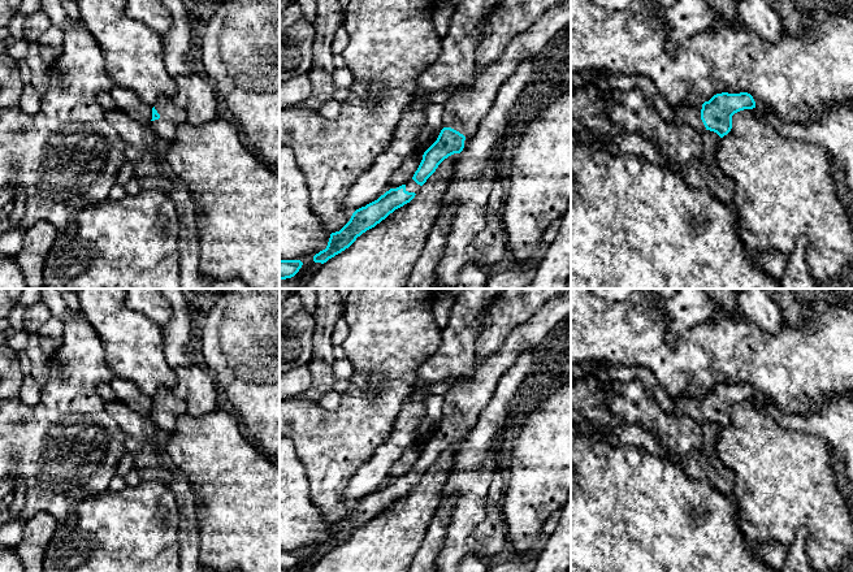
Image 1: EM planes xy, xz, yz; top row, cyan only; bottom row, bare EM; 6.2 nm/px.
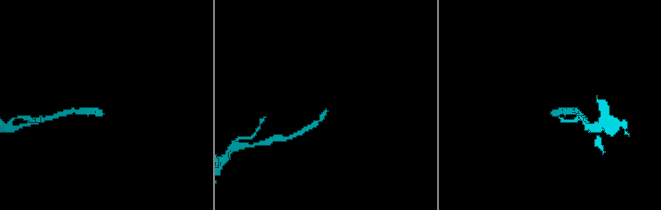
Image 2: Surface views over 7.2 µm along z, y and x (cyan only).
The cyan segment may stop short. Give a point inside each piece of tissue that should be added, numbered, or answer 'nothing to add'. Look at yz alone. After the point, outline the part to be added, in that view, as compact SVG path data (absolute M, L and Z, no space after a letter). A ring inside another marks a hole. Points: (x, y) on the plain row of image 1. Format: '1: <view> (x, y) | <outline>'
1: yz (691, 406) | M680 396L674 403L674 416L689 416L703 425L706 419L701 411L702 396Z

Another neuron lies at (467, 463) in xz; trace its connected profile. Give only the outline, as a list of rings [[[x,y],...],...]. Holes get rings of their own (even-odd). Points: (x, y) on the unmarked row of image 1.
[[[534,350],[527,351],[503,373],[493,398],[479,417],[467,425],[464,439],[454,459],[454,471],[449,474],[443,495],[455,495],[455,506],[446,526],[445,543],[436,559],[437,572],[458,572],[467,554],[467,540],[488,515],[488,489],[501,456],[494,446],[515,407],[518,390],[538,365]]]

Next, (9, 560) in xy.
[[[0,546],[0,572],[25,572],[16,546]]]

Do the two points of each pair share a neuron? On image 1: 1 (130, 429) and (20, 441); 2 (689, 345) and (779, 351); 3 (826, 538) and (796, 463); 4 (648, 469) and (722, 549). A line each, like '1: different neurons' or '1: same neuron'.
1: different neurons
2: same neuron
3: same neuron
4: same neuron

